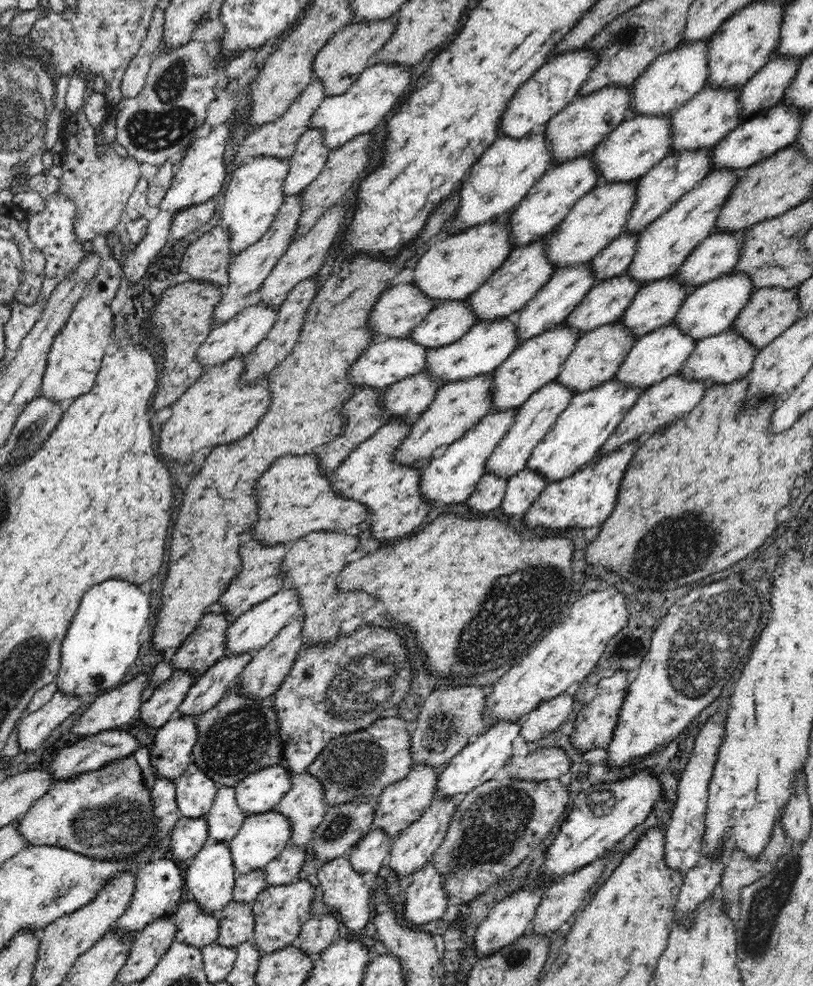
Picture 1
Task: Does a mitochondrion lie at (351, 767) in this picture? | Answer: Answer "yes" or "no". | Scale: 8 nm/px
yes

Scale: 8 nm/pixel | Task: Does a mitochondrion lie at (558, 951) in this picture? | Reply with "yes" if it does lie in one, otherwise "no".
no

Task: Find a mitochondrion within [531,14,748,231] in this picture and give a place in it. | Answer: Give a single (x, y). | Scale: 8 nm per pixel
(627, 35)

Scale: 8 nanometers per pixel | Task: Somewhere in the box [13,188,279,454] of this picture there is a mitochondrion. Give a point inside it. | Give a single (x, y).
(35, 428)

